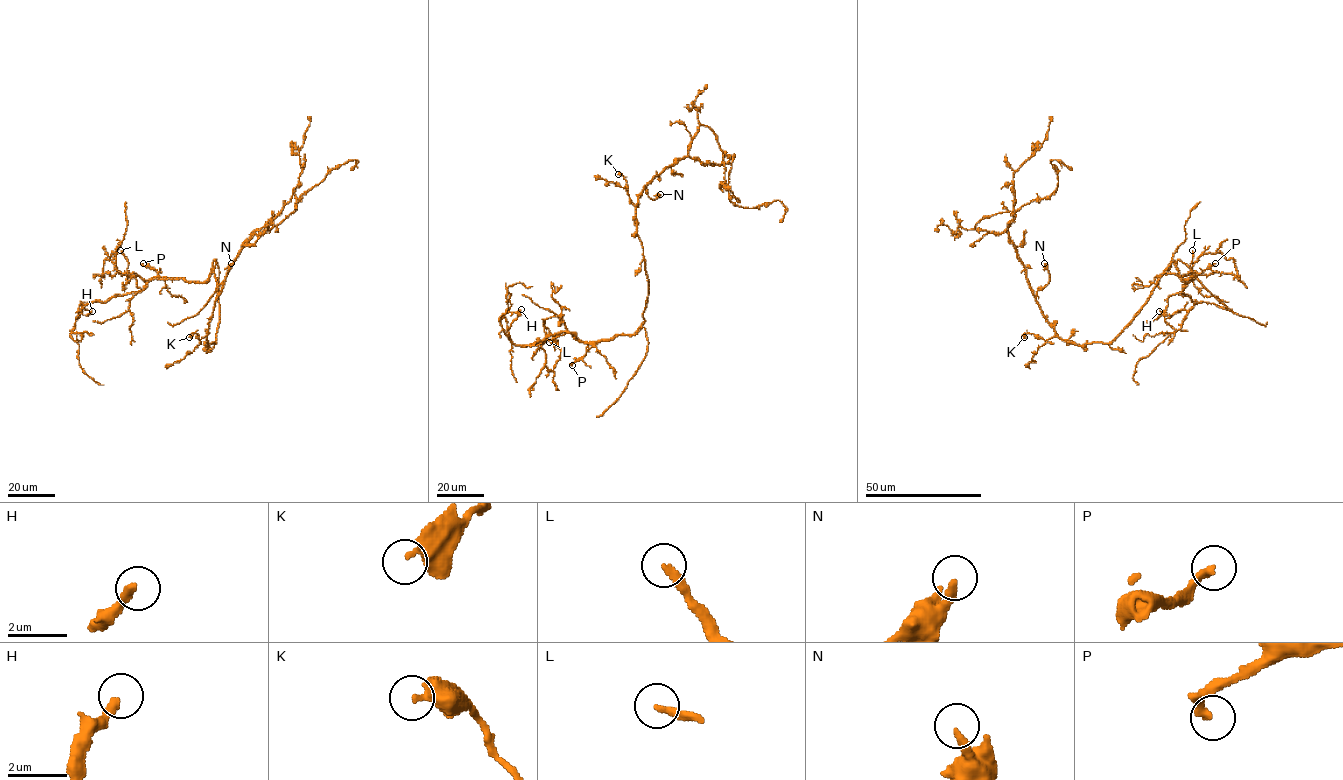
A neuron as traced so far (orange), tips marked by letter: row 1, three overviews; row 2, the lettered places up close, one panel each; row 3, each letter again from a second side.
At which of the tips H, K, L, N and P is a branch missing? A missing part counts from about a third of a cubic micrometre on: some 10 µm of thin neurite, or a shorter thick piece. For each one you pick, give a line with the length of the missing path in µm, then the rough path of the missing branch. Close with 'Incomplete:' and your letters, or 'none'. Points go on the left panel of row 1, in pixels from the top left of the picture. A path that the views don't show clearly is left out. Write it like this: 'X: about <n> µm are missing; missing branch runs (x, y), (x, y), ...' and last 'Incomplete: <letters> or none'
P: about 25 µm are missing; missing branch runs (143, 263), (135, 260), (133, 244), (127, 238), (129, 232)
Incomplete: P

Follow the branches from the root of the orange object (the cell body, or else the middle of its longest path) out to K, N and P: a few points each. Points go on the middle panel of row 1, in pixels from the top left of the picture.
K: (643, 247), (636, 231), (636, 208), (629, 196), (626, 180), (618, 174)
N: (643, 247), (636, 231), (637, 200), (645, 186), (652, 199), (660, 194)
P: (643, 247), (648, 287), (644, 321), (630, 335), (591, 341), (586, 353), (572, 365)

